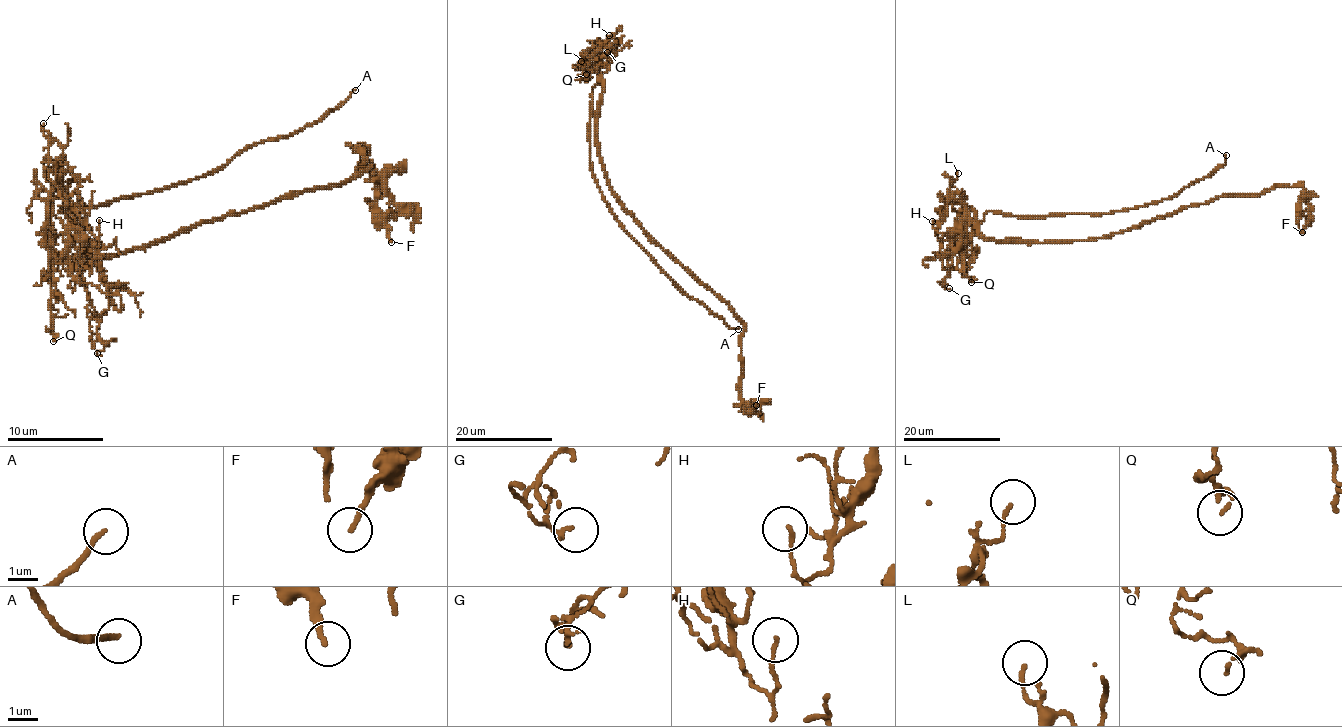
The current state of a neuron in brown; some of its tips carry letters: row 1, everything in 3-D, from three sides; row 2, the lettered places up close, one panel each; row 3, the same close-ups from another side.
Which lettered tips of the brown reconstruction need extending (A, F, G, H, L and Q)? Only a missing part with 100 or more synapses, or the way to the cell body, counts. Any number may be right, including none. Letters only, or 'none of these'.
A

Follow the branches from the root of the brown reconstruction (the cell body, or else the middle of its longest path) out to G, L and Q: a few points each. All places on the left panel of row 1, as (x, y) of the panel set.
G: (77, 261), (87, 251), (87, 239), (75, 213), (77, 242), (106, 283), (109, 307), (97, 326), (97, 353)
L: (77, 261), (87, 251), (85, 225), (75, 210), (63, 174), (48, 155), (43, 123)
Q: (77, 261), (87, 251), (85, 225), (72, 201), (58, 189), (51, 196), (53, 326), (46, 331), (53, 341)

